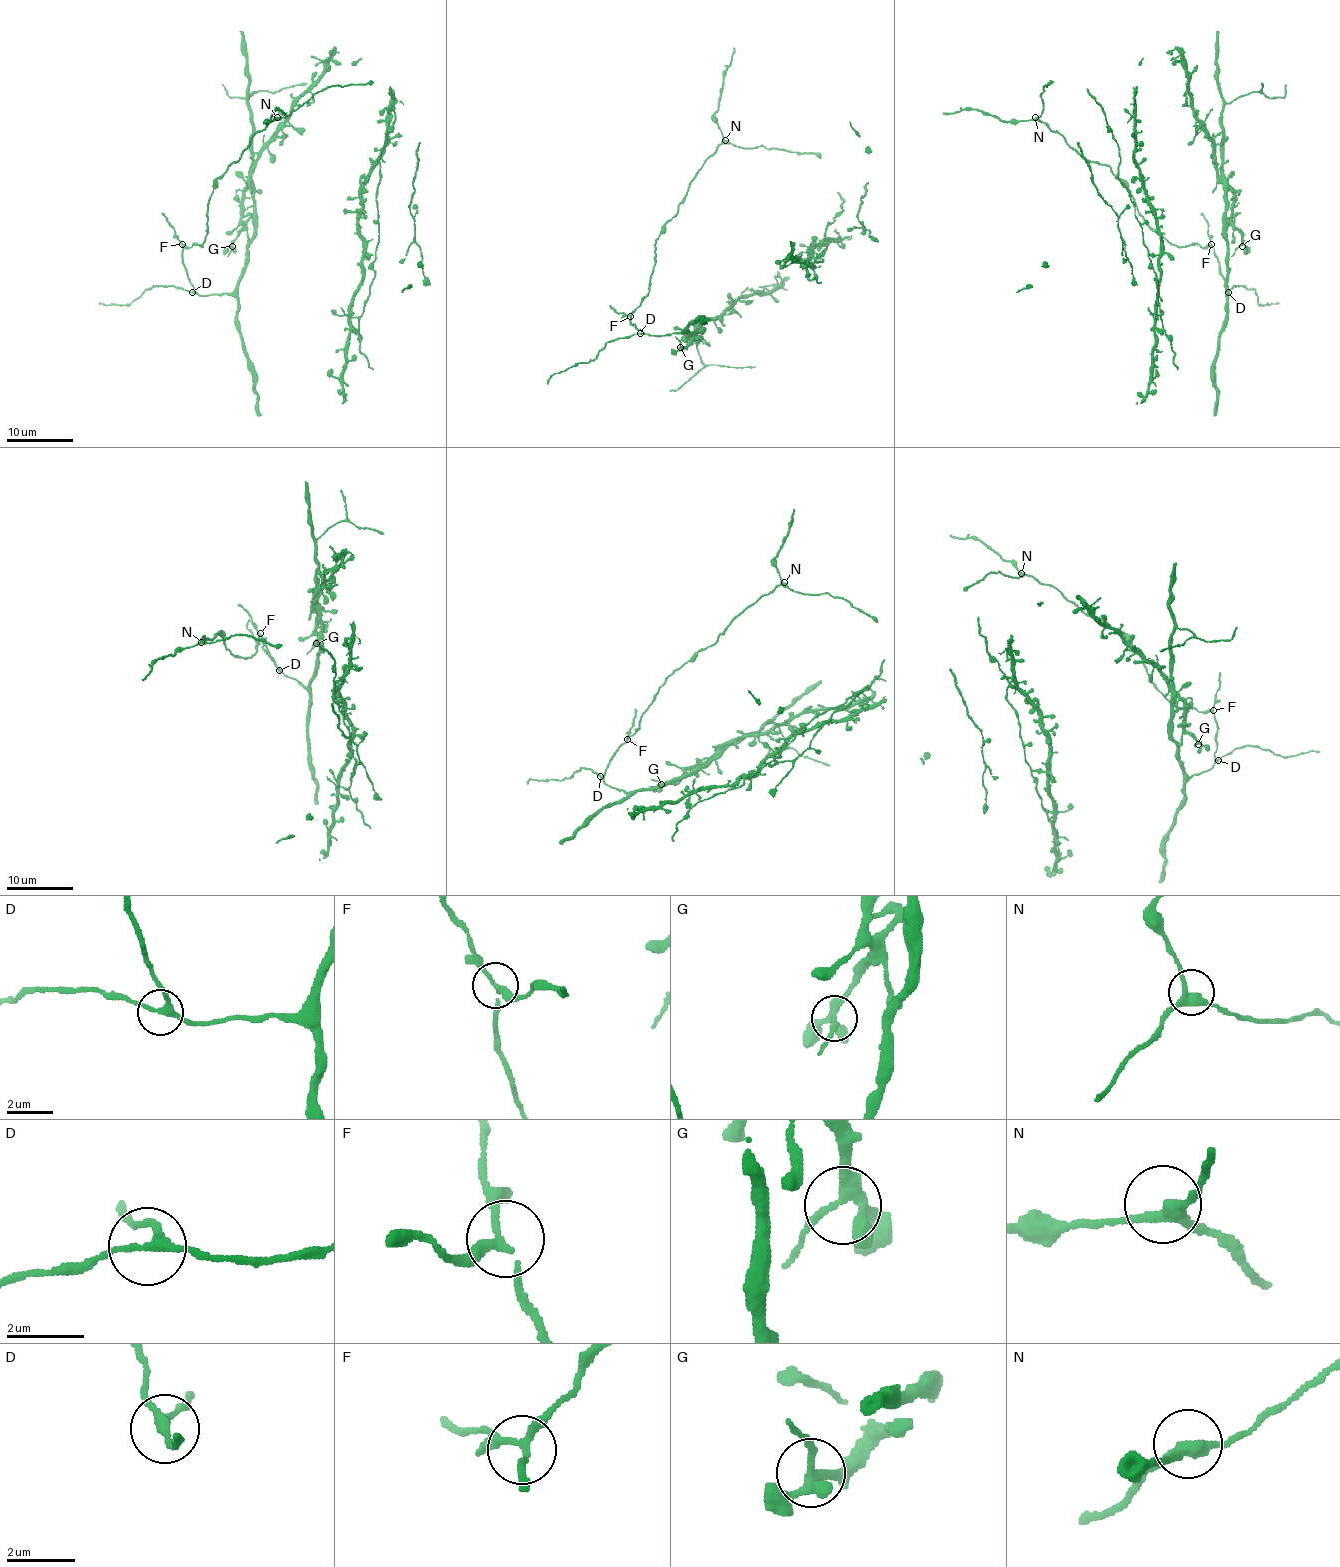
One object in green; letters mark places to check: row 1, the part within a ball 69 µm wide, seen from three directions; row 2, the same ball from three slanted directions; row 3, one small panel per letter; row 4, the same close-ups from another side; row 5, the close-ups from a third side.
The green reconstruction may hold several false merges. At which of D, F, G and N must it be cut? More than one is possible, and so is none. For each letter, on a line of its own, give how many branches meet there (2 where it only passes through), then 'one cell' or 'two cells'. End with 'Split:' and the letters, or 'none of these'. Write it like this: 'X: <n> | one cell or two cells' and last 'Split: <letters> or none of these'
D: 3 | one cell
F: 3 | one cell
G: 4 | one cell
N: 3 | one cell
Split: none of these

